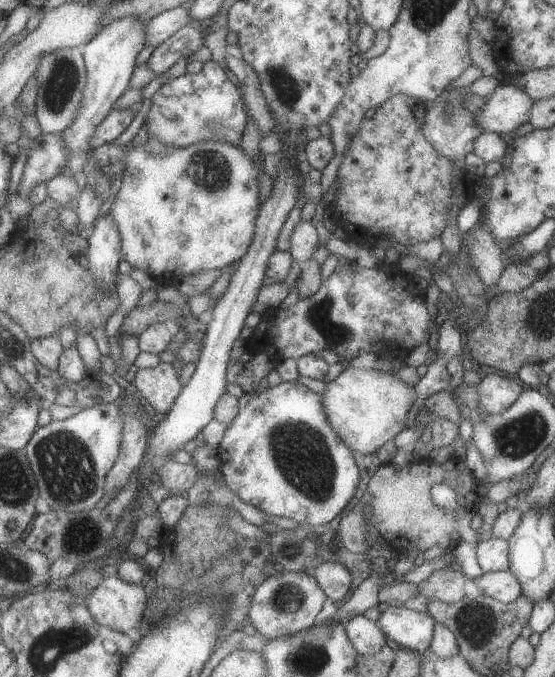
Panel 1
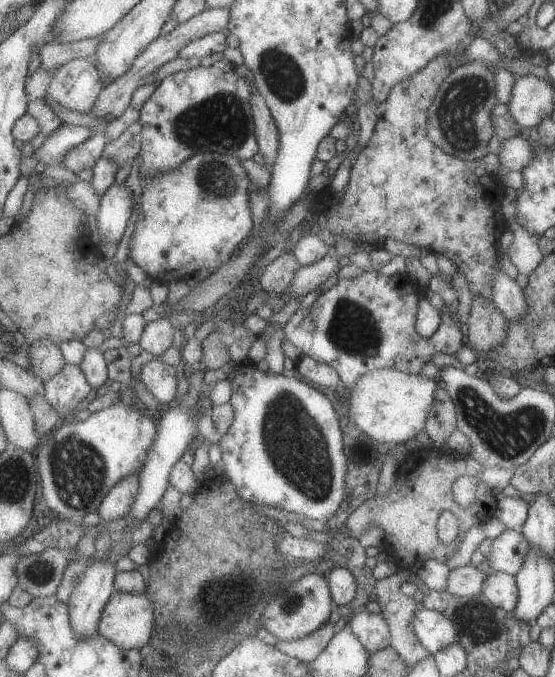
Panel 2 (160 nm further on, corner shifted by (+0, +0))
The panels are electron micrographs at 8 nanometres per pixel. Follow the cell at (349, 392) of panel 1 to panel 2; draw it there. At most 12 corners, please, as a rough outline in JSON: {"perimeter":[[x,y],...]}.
{"perimeter":[[371,370],[347,414],[373,443],[424,429],[438,380]]}

